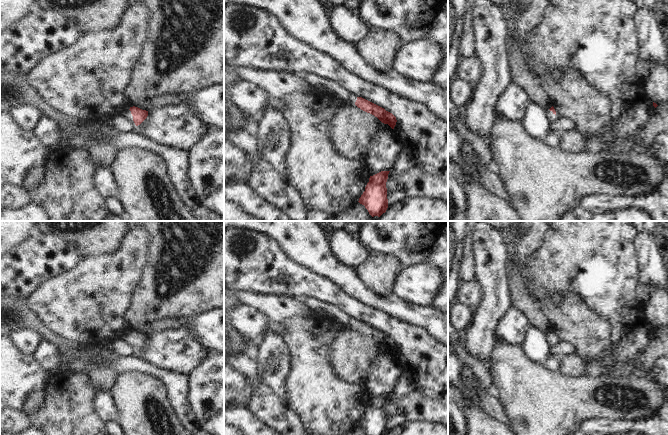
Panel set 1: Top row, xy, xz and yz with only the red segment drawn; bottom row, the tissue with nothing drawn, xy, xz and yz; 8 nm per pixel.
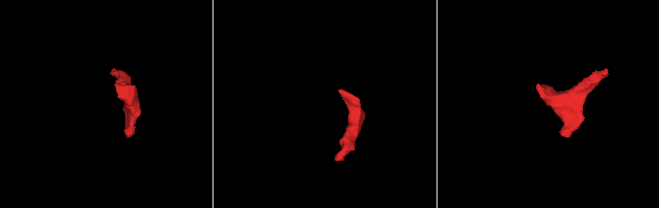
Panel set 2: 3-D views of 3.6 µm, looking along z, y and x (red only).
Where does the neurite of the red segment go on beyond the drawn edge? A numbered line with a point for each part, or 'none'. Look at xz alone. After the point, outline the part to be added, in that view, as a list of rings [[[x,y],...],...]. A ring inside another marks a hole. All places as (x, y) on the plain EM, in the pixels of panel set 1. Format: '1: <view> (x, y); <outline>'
1: xz (317, 305); [[[297,297],[302,303],[312,308],[315,312],[324,311],[329,315],[332,315],[338,319],[341,323],[350,328],[355,328],[357,324],[356,319],[352,319],[346,315],[343,310],[335,305],[327,303],[325,301],[313,298],[313,297]]]

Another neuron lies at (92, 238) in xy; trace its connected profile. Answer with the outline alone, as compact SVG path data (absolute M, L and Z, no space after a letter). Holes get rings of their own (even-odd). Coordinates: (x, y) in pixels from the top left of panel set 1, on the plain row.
M37 221L37 229L60 235L76 246L83 257L112 254L122 245L131 230L130 221Z

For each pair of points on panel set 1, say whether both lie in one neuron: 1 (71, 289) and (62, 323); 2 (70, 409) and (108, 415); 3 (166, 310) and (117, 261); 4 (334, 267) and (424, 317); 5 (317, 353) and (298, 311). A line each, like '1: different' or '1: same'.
1: same
2: different
3: different
4: same
5: different

